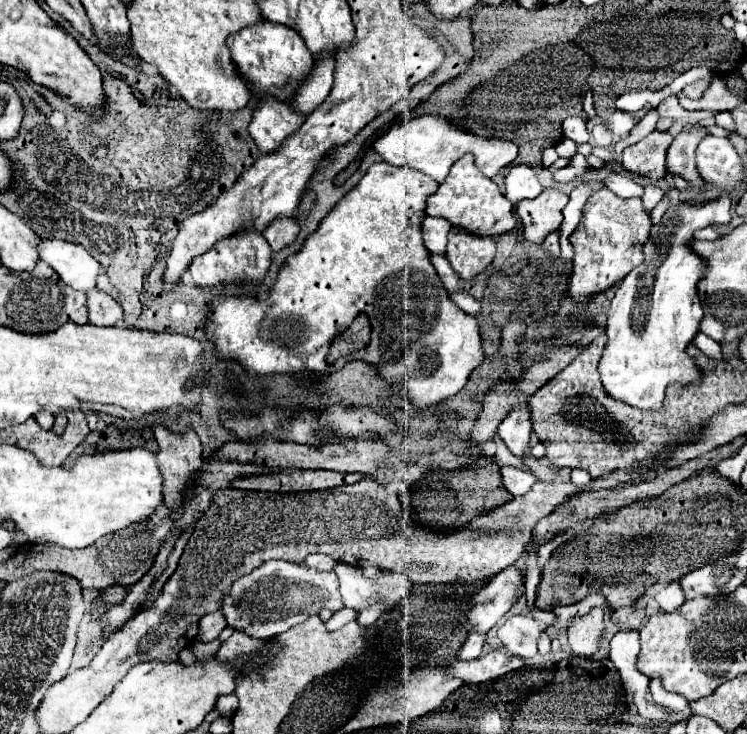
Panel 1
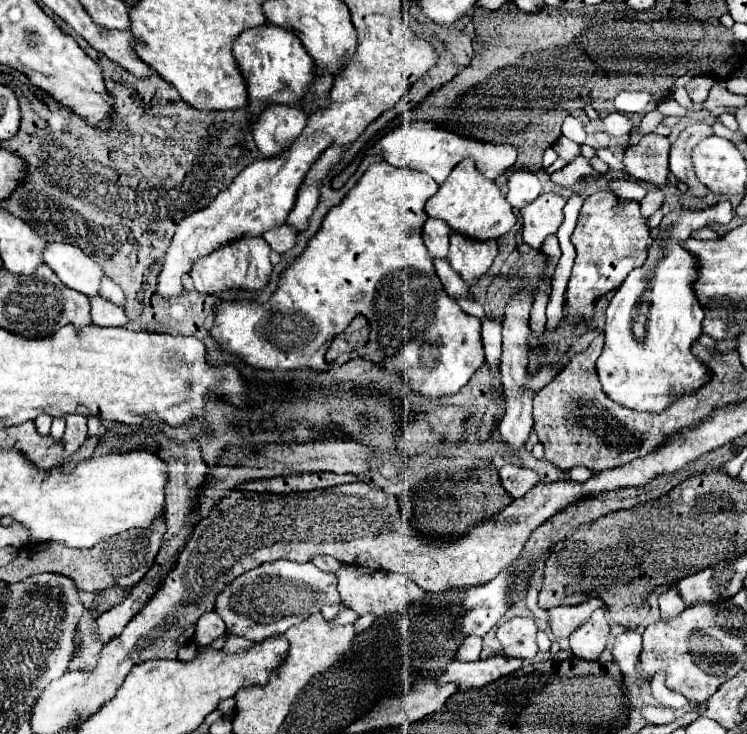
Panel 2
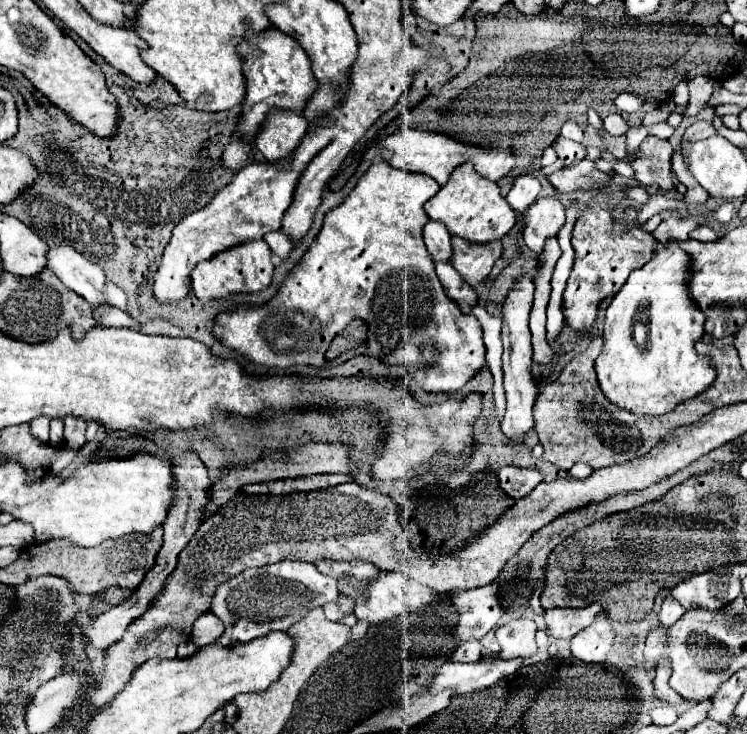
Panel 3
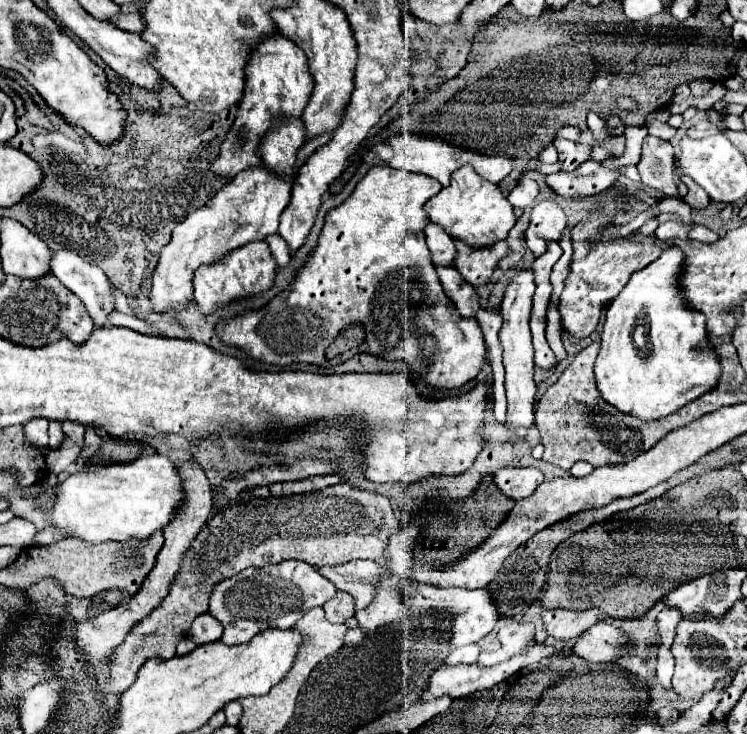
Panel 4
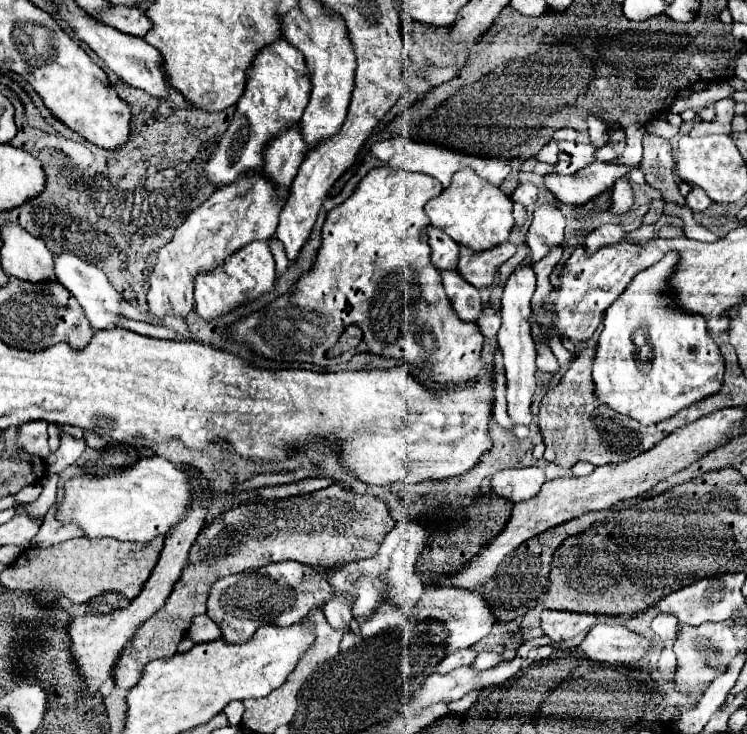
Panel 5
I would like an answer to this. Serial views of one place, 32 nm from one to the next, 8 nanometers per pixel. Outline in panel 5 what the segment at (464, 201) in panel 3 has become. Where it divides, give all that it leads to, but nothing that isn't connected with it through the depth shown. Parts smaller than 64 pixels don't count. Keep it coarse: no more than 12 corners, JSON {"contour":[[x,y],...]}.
{"contour":[[462,168],[424,210],[480,252],[508,240],[510,198]]}

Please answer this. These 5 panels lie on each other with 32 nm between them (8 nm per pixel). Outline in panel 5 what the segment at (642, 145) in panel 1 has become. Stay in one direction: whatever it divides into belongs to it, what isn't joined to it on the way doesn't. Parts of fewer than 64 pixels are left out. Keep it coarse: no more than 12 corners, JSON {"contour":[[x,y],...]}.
{"contour":[[646,134],[638,168],[664,200],[684,204],[672,144]]}

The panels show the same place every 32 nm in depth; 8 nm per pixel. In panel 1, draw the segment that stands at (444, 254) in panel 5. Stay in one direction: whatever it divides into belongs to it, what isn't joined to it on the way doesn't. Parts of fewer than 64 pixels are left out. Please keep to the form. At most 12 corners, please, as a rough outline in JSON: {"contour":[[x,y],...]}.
{"contour":[[422,218],[422,238],[432,254],[446,252],[450,222]]}

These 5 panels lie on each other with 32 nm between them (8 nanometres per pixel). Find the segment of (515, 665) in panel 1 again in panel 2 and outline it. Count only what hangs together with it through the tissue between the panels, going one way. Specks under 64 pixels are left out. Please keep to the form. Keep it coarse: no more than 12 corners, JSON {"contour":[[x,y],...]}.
{"contour":[[490,654],[476,662],[452,660],[442,682],[482,688],[518,668],[520,658]]}

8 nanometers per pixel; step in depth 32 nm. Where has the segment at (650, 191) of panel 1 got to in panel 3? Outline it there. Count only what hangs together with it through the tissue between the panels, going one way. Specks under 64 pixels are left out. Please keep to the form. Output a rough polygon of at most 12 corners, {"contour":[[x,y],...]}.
{"contour":[[653,194],[639,213],[635,225],[664,210],[689,215],[686,205],[664,194]]}

